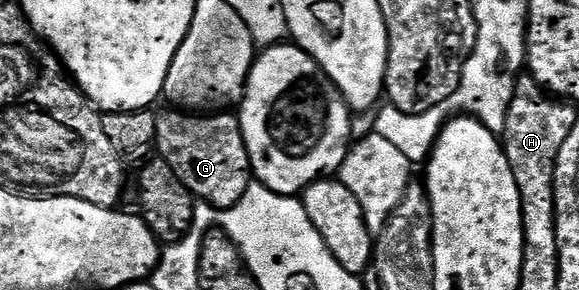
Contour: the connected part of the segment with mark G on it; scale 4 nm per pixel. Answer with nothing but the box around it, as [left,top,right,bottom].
[156,111,251,211]

